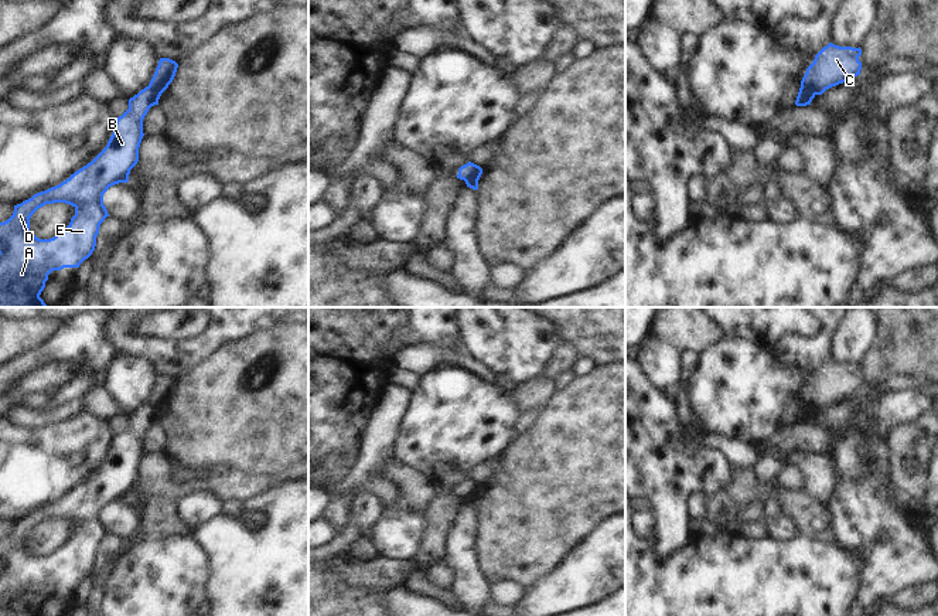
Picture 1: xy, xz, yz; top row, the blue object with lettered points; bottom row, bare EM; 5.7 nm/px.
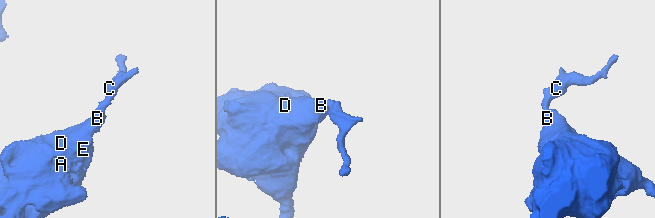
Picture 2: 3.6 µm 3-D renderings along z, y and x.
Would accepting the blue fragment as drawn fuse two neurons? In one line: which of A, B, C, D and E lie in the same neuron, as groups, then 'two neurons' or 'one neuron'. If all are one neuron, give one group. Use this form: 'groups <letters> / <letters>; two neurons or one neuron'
groups A B D E / C; two neurons

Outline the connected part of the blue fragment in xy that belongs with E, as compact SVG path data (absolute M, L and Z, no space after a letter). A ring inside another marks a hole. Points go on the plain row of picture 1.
M146 404L129 416L129 426L113 443L106 464L86 483L71 491L61 501L34 511L31 515L14 523L13 532L0 540L0 616L41 616L48 592L64 585L79 585L96 564L99 544L109 534L103 523L103 511L109 504L127 500L130 487L139 479L139 464L143 450L143 436L149 426L158 422L161 409ZM65 520L75 525L69 542L54 555L40 557L30 549L31 532L45 521Z

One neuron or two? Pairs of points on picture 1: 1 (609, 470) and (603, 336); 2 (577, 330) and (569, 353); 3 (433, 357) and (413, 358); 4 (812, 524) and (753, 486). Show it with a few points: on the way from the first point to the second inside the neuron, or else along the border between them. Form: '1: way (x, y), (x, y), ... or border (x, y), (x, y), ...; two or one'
1: border (610, 363), (597, 367); two
2: border (563, 341), (573, 346), (582, 357); two
3: way (429, 357), (418, 358); one
4: way (798, 510), (778, 492), (767, 490); one

